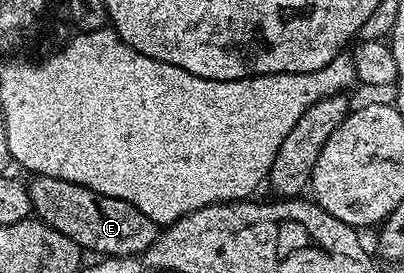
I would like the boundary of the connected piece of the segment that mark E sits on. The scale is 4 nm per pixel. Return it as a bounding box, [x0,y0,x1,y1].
[28,174,157,257]

